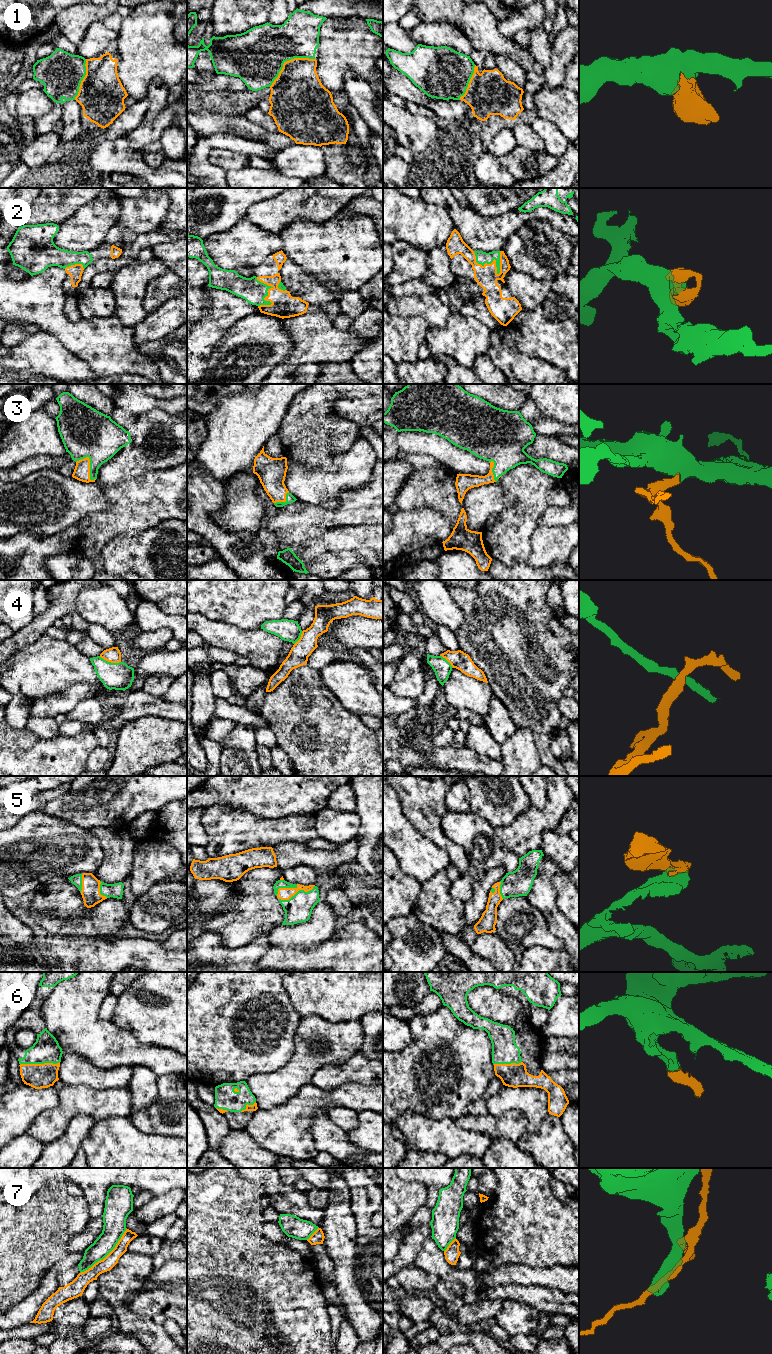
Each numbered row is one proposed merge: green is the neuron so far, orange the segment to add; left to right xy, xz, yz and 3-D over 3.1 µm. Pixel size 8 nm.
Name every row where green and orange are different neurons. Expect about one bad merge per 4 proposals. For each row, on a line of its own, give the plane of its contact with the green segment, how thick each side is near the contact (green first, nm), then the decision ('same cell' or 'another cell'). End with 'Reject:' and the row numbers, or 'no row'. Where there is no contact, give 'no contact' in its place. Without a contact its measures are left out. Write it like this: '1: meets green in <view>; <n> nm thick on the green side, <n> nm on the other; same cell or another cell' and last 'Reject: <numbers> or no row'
1: meets green in xz; 440 nm thick on the green side, 380 nm on the other; another cell
2: meets green in yz; 100 nm thick on the green side, 180 nm on the other; same cell
3: meets green in xy; 380 nm thick on the green side, 130 nm on the other; same cell
4: meets green in xy; 220 nm thick on the green side, 120 nm on the other; another cell
5: meets green in xz; 220 nm thick on the green side, 100 nm on the other; same cell
6: meets green in xy; 220 nm thick on the green side, 200 nm on the other; same cell
7: meets green in xy; 180 nm thick on the green side, 100 nm on the other; another cell
Reject: 1, 4, 7

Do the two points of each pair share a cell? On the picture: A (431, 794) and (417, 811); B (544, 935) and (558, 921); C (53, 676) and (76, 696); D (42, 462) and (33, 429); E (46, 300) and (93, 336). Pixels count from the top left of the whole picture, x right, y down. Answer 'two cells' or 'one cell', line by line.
A: one cell
B: two cells
C: two cells
D: two cells
E: one cell

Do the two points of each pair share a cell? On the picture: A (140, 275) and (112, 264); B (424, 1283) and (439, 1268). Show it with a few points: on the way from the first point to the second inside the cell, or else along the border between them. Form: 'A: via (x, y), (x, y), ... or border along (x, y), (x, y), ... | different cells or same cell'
A: border along (137, 258), (112, 271) | different cells
B: border along (413, 1264), (433, 1273), (437, 1277), (435, 1288) | different cells

